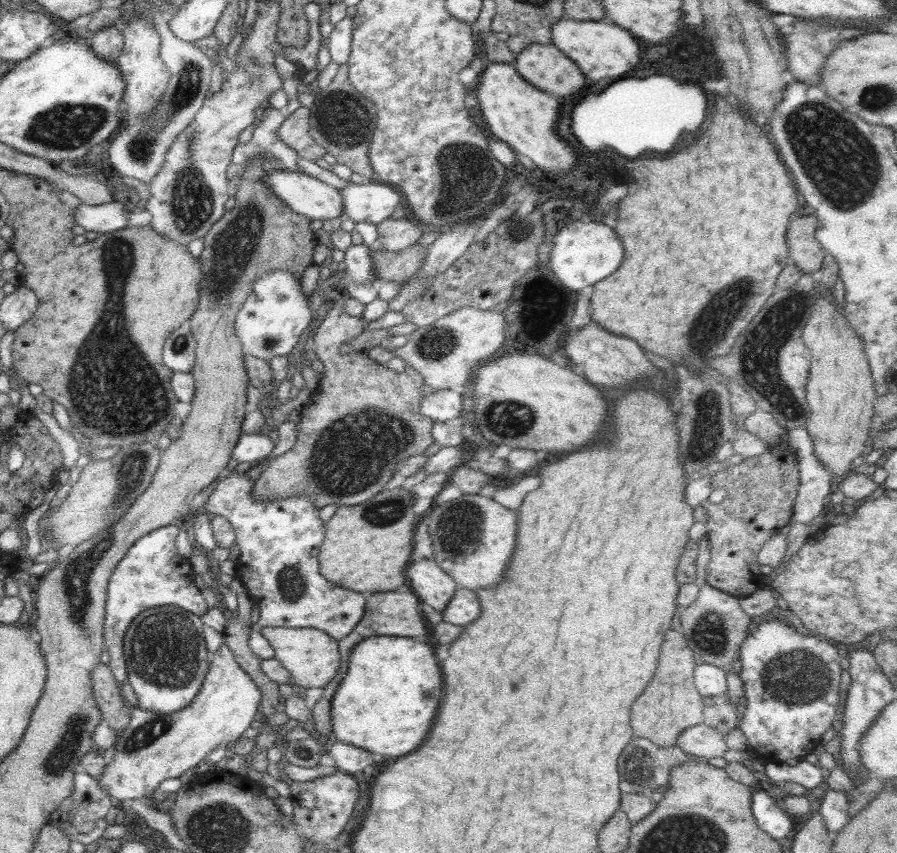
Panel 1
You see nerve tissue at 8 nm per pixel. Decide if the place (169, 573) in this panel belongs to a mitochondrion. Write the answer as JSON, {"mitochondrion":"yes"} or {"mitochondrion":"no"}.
{"mitochondrion":"no"}

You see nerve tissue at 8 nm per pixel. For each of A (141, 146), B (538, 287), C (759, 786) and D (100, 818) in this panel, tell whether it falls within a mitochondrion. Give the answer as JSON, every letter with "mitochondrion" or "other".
{"A":"mitochondrion","B":"other","C":"other","D":"other"}

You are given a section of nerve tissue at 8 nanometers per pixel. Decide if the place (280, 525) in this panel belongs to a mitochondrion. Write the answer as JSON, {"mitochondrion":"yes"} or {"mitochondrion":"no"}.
{"mitochondrion":"no"}

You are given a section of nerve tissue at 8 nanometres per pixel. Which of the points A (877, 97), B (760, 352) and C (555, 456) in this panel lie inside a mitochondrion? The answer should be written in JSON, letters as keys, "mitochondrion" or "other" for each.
{"A":"mitochondrion","B":"mitochondrion","C":"other"}

